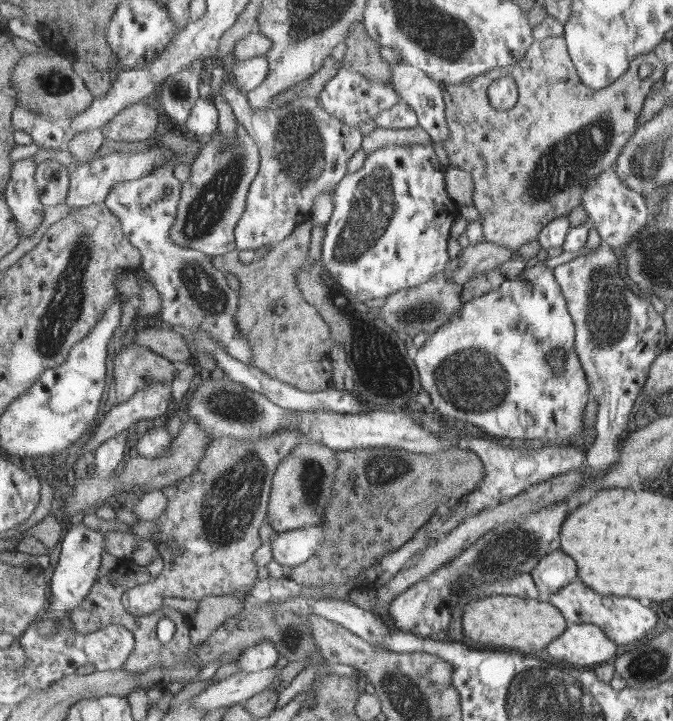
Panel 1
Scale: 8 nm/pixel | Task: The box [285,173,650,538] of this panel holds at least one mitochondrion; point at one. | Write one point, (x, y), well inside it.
(377, 359)

